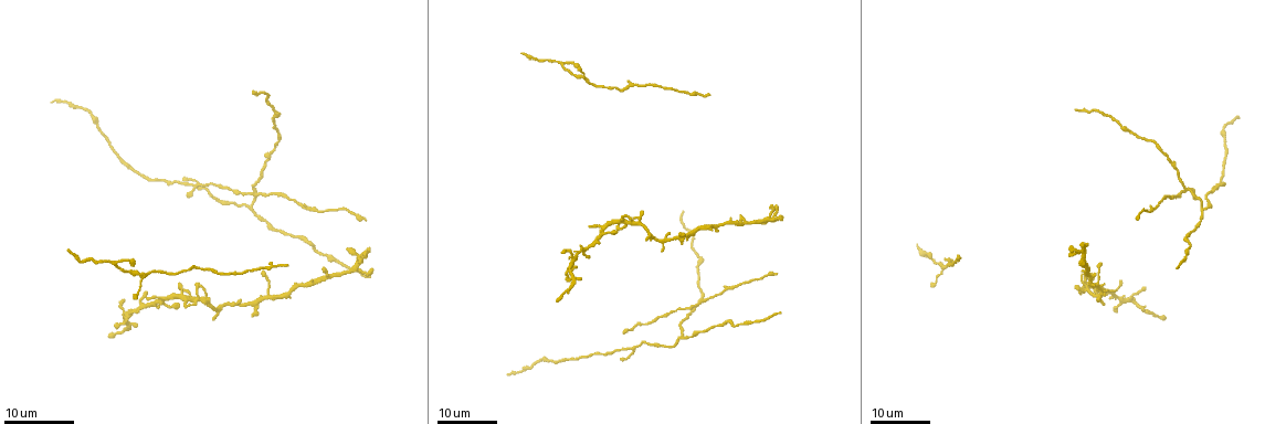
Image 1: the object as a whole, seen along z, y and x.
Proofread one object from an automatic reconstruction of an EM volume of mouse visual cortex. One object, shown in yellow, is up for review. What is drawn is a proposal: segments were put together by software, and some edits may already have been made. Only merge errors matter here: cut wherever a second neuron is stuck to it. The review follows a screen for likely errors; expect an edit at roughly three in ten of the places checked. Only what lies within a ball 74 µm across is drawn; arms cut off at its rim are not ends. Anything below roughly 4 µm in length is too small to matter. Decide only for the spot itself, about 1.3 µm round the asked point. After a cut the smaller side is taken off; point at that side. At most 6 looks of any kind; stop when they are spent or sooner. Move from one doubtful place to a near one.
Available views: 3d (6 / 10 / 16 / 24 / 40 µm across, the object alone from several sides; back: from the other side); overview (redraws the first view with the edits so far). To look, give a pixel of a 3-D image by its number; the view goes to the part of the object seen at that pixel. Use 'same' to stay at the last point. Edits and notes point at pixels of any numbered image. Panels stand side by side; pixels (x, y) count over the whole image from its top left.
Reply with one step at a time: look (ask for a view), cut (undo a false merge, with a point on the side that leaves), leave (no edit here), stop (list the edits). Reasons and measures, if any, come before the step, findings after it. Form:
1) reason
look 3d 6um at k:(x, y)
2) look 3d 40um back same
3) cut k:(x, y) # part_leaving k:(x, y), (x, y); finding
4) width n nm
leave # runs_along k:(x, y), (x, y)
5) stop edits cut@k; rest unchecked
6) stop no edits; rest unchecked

four arms meet
look 3d 24um at 1:(638, 221)

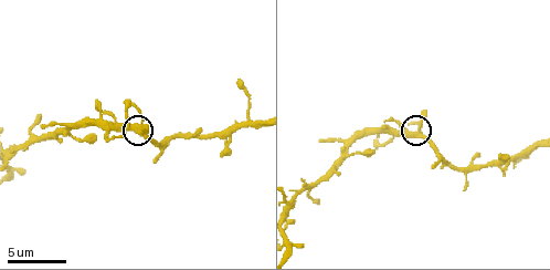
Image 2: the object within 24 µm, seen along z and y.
look 3d 10um at 2:(417, 132)

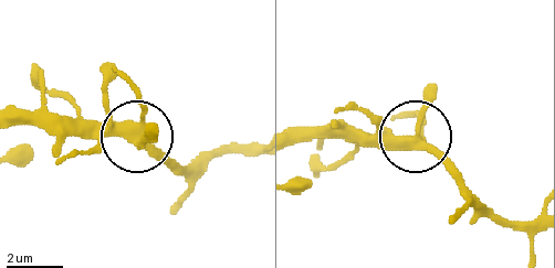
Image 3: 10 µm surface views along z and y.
arms 4
leave # runs_along 3:(536, 220), (501, 222), (416, 141), (346, 139); continuous, no second neuron

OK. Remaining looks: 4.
thick turns thin
look 3d 16um at 1:(314, 248)

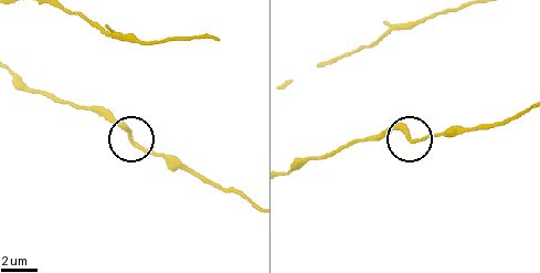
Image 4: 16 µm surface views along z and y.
look 3d 6um at 4:(406, 133)

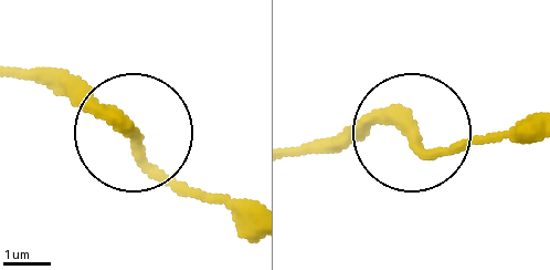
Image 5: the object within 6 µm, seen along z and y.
look 3d 6um back at 5:(135, 139)

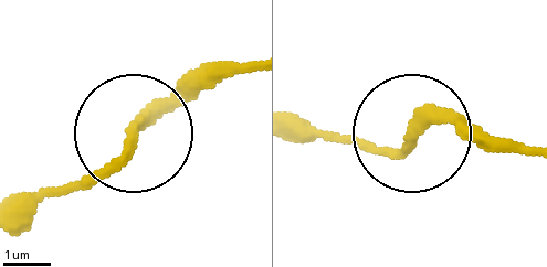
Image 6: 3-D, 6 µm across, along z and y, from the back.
leave # continuous, no second neuron

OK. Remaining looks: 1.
stop no edits; rest unchecked

